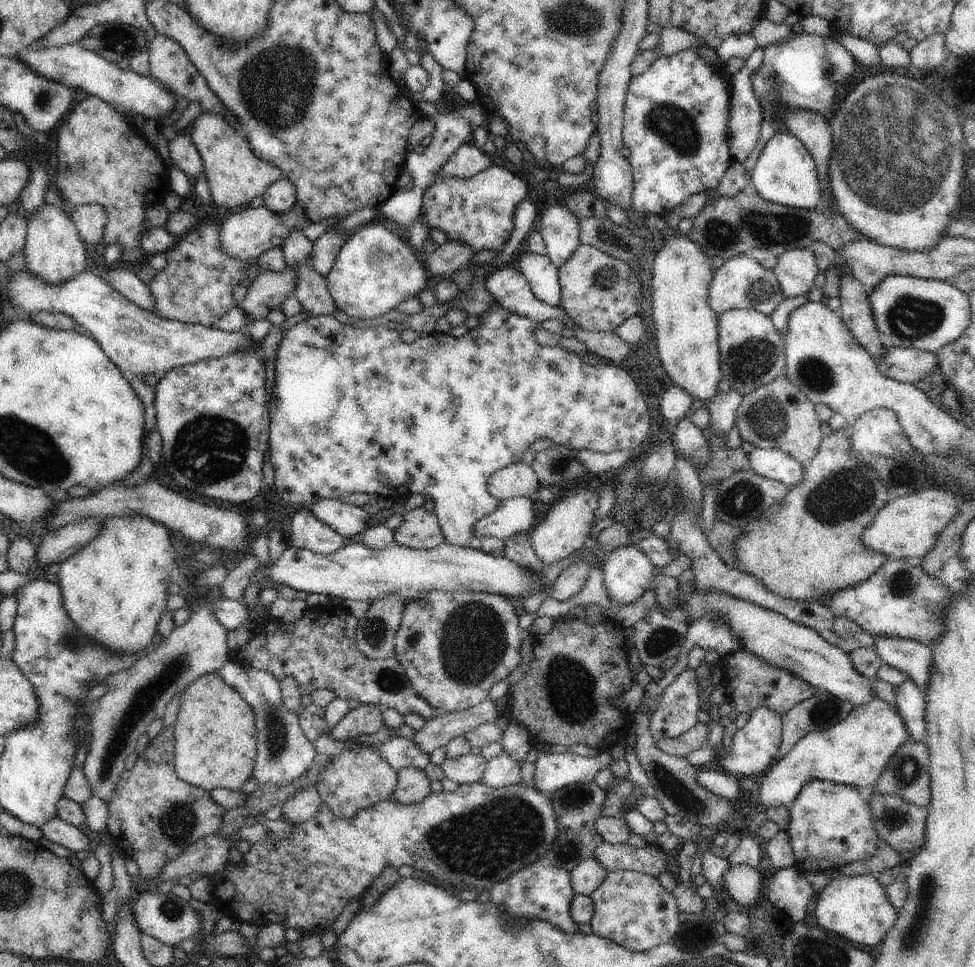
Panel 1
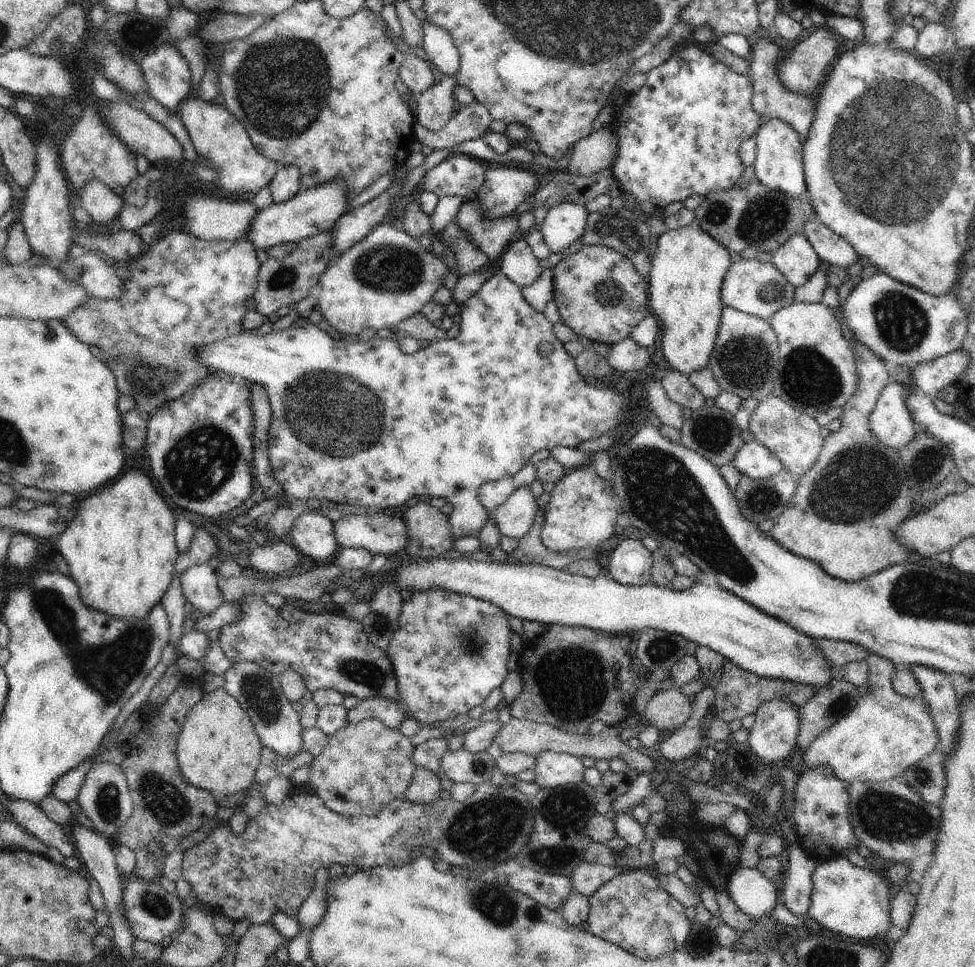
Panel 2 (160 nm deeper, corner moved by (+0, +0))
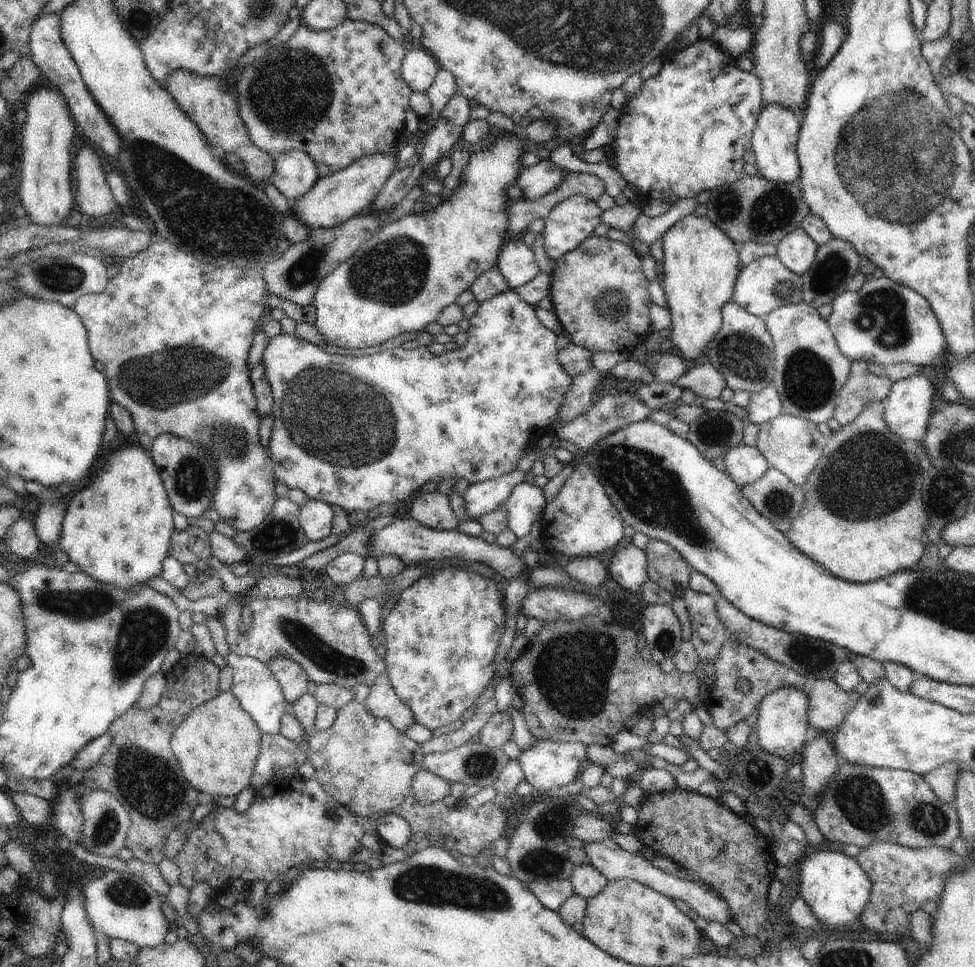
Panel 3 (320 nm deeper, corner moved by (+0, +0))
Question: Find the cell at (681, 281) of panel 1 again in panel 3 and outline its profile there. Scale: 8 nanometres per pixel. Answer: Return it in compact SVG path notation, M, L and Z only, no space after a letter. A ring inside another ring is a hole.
M693 213L666 232L662 247L663 279L660 284L671 318L670 342L674 344L677 354L692 364L722 326L722 308L732 299L734 282L740 270L739 246L712 220Z

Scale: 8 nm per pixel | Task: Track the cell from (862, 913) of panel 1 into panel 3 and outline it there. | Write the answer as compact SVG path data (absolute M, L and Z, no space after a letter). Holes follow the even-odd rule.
M826 848L807 853L806 859L801 863L798 884L800 896L806 900L818 922L834 926L848 926L857 919L860 920L872 892L872 882L855 858Z

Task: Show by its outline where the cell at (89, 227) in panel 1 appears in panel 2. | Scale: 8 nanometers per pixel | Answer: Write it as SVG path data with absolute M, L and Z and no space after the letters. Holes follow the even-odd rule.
M90 180L88 184L84 184L84 188L76 196L76 201L98 226L112 223L118 218L124 205L121 196L114 194L106 184L98 180Z

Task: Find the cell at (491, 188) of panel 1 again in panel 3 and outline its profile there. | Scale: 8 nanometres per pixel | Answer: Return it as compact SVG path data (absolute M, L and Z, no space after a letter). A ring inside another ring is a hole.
M541 160L538 164L530 166L522 172L522 176L518 178L518 186L524 190L526 194L525 200L538 200L542 196L546 196L552 188L556 190L556 186L560 186L564 182L564 176L567 172L561 170L550 162L550 160Z

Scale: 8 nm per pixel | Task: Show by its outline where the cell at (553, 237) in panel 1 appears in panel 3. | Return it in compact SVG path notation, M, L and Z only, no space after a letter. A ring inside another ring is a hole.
M578 195L554 206L541 233L546 256L558 261L593 237L602 212L596 201Z

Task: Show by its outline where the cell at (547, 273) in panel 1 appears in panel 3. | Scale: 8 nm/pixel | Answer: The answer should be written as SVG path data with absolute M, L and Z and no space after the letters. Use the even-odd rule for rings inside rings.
M520 240L506 242L498 256L497 267L510 289L528 284L539 272L531 246Z

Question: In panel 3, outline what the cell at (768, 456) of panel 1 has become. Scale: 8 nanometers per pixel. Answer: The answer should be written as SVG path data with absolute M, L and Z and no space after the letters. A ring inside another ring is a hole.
M740 444L723 459L726 463L725 473L734 483L738 482L742 486L759 480L770 470L770 462L757 447Z

